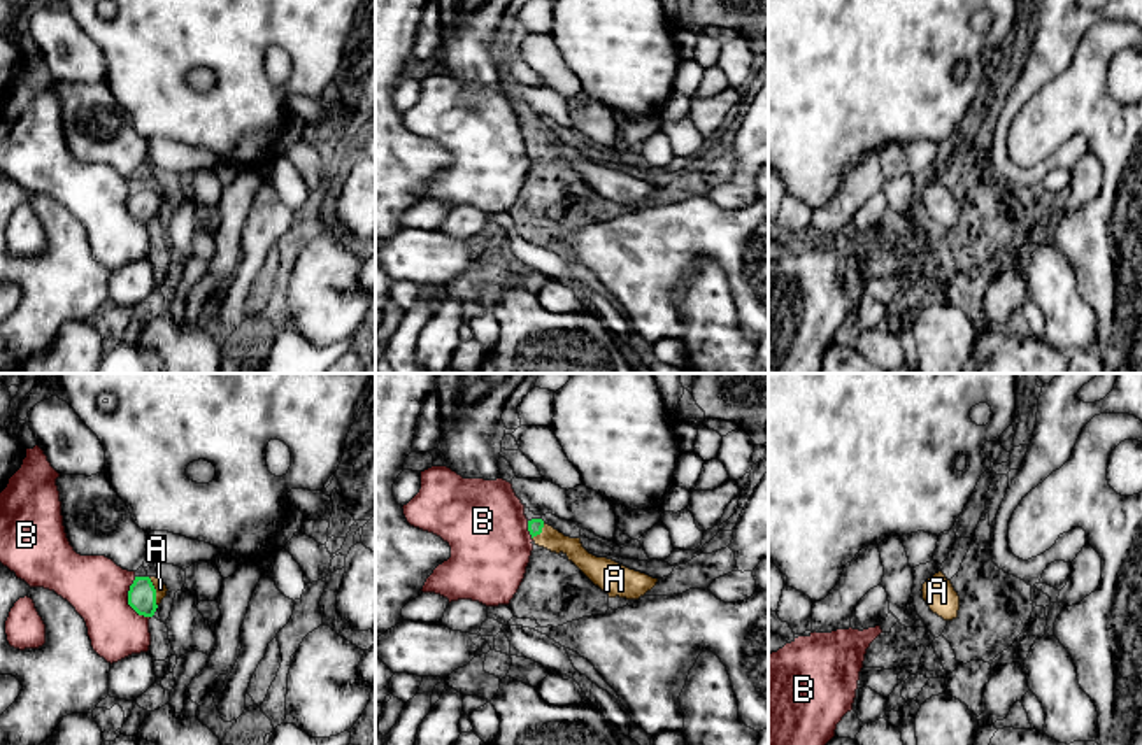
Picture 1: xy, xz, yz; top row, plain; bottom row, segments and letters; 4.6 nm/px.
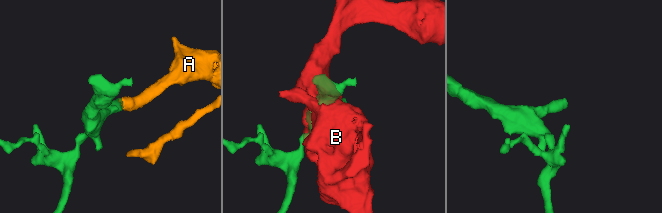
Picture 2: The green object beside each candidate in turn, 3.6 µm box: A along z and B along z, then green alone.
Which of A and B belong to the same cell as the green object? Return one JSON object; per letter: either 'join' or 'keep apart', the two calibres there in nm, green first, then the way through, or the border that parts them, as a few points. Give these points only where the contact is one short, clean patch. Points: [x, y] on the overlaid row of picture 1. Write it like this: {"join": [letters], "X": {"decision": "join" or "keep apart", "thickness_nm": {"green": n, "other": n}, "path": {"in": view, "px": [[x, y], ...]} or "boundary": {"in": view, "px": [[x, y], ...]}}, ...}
{"join": ["A"], "A": {"decision": "join", "thickness_nm": {"green": 130, "other": 50}, "path": {"in": "xy", "px": [[142, 595], [155, 591], [160, 588]]}}, "B": {"decision": "keep apart", "thickness_nm": {"green": 130, "other": 280}}}

